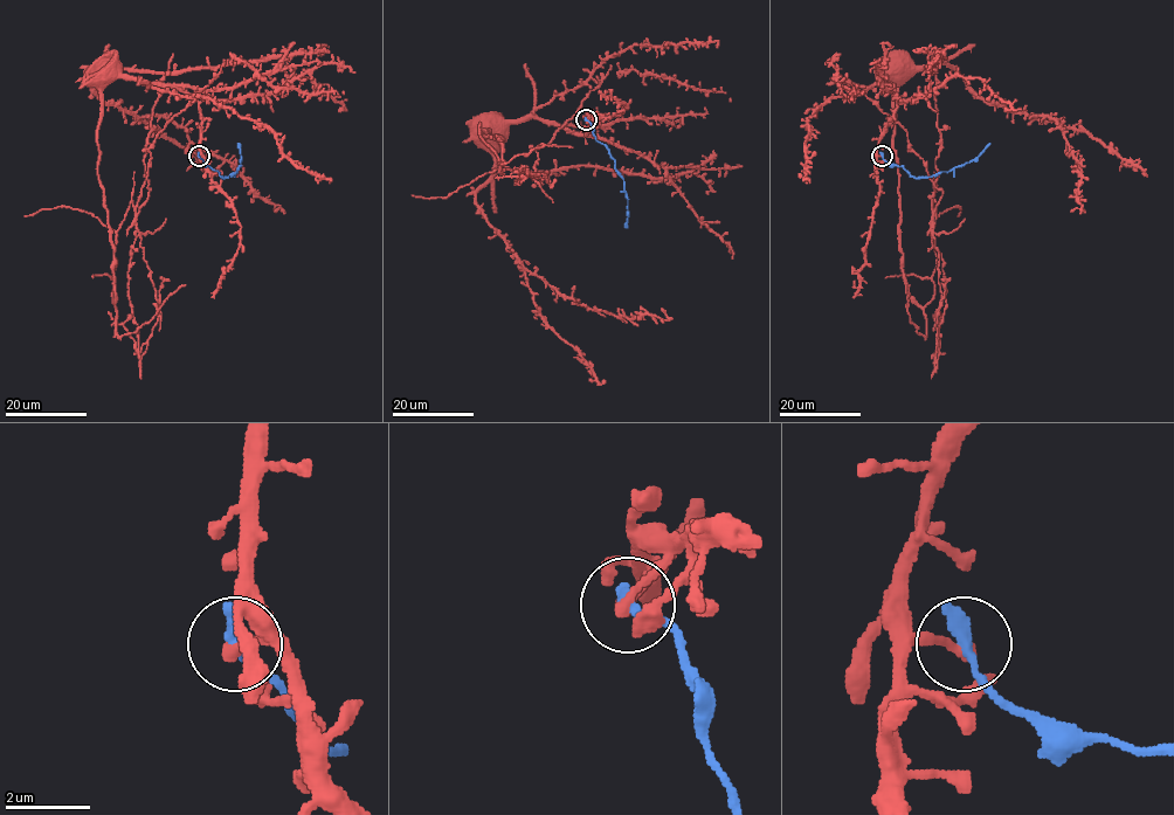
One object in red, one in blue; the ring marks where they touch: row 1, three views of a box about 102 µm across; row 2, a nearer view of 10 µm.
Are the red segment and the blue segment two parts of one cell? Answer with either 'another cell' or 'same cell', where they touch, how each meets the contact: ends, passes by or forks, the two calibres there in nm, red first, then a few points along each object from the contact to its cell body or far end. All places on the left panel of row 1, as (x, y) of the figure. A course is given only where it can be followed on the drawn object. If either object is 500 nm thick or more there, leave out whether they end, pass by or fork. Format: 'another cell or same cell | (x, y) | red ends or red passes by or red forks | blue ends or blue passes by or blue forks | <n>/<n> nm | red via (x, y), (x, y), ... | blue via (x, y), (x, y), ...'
another cell | (199, 156) | red ends | blue ends | 280/360 nm | red via (199, 157), (193, 97), (110, 69), (163, 75), (137, 213), (147, 149), (225, 61), (277, 87), (344, 91) | blue via (199, 157), (227, 178), (241, 165), (239, 143)

